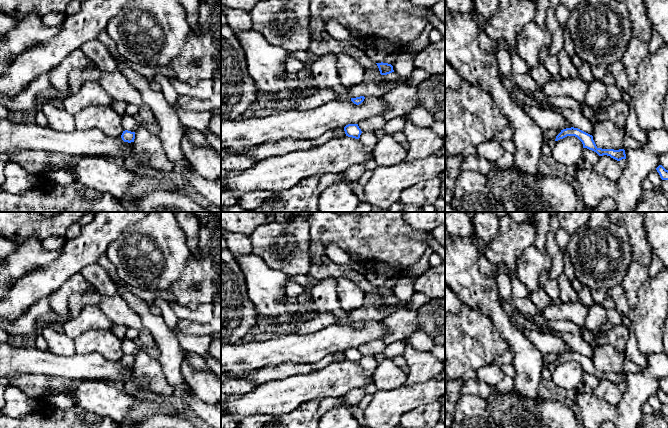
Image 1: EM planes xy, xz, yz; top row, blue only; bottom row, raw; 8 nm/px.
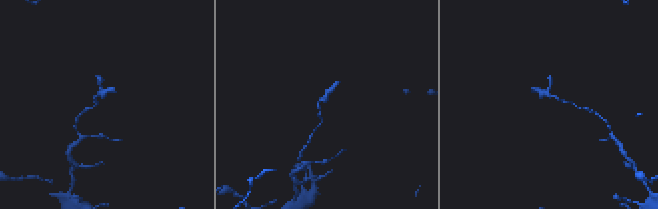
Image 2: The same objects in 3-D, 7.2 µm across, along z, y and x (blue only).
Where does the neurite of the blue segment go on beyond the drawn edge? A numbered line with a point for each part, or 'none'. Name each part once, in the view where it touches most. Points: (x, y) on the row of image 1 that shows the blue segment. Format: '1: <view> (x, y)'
none

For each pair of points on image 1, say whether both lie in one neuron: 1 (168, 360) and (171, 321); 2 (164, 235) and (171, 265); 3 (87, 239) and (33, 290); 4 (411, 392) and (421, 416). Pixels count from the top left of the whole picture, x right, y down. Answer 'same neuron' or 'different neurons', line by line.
1: different neurons
2: same neuron
3: same neuron
4: different neurons

